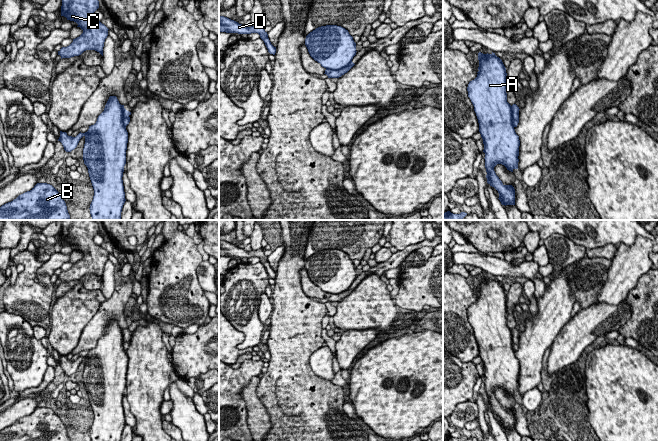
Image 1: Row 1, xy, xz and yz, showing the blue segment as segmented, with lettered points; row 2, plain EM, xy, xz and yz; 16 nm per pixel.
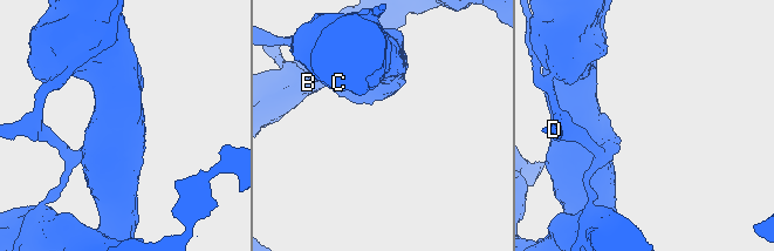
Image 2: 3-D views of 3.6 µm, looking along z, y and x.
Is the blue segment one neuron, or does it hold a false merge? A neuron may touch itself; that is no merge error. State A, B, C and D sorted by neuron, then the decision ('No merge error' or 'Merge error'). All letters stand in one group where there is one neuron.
Groups: A C / B D. Merge error

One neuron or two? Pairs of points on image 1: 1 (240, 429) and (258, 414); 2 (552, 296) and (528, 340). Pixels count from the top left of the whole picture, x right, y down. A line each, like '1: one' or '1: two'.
1: two
2: one

